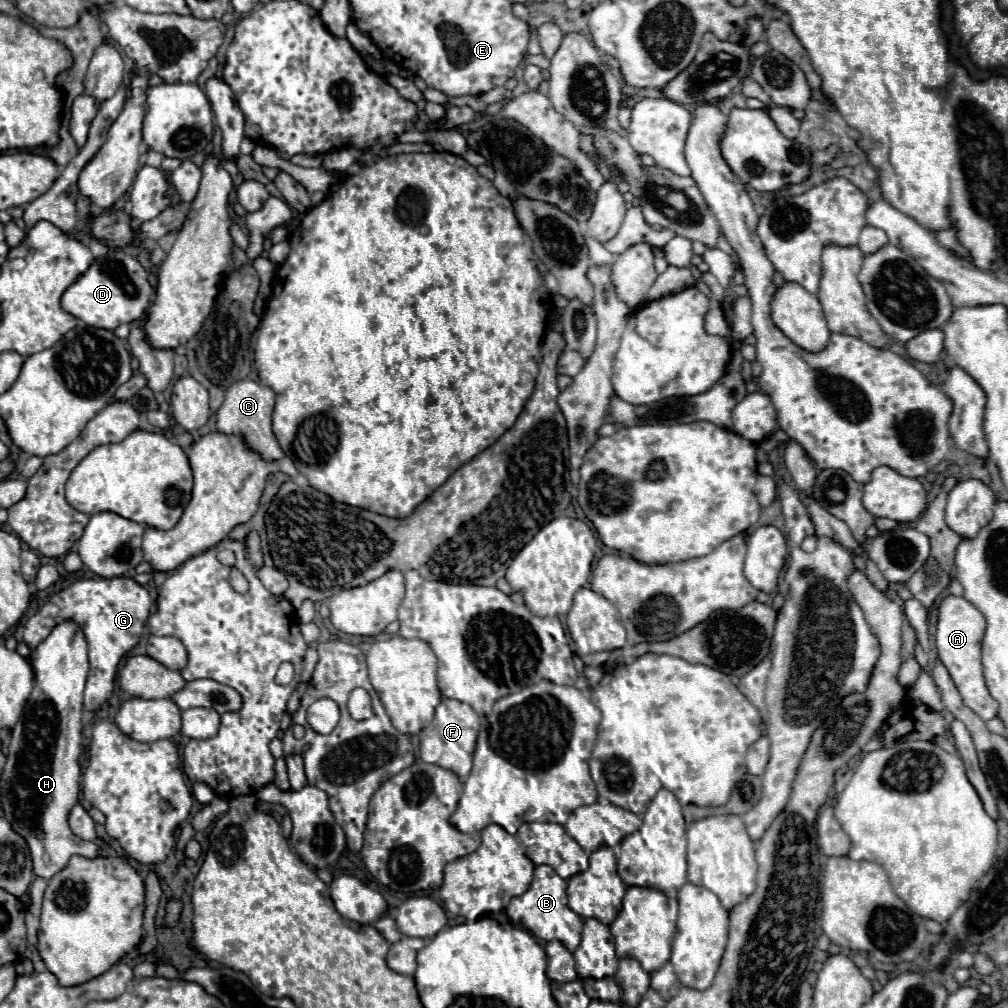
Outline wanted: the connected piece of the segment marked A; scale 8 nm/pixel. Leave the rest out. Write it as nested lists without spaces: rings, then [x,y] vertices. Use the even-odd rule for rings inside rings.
[[[945,596],[943,602],[939,604],[939,622],[937,622],[937,656],[943,660],[947,666],[957,690],[961,692],[963,704],[969,706],[977,716],[983,720],[991,720],[997,716],[999,704],[997,700],[991,698],[987,684],[983,680],[983,670],[981,670],[981,640],[985,634],[985,618],[973,604],[969,604],[965,598],[957,596]]]

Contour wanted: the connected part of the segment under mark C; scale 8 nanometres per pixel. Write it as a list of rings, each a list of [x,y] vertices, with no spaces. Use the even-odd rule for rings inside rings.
[[[239,380],[239,382],[229,386],[225,400],[223,400],[221,408],[217,410],[217,430],[221,434],[239,436],[241,442],[249,450],[257,452],[267,462],[281,460],[285,456],[285,452],[281,450],[277,438],[271,430],[273,406],[275,406],[275,392],[269,386],[263,386],[261,382],[253,382],[253,380]]]

